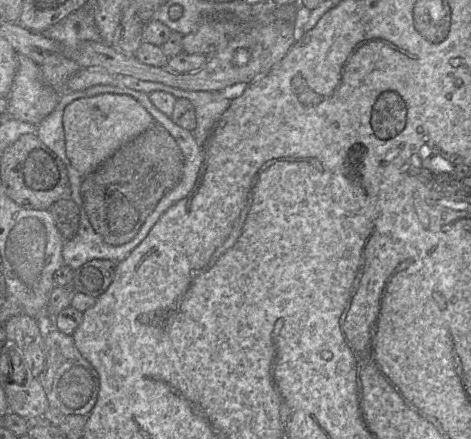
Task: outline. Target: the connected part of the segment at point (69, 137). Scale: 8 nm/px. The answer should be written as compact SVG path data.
M107 93L75 100L63 113L67 157L72 167L85 177L154 122L149 112L129 95Z

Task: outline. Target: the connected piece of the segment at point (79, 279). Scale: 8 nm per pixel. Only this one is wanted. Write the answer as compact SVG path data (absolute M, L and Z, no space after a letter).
M93 259L74 270L72 287L76 292L99 297L112 283L117 264L108 259Z

